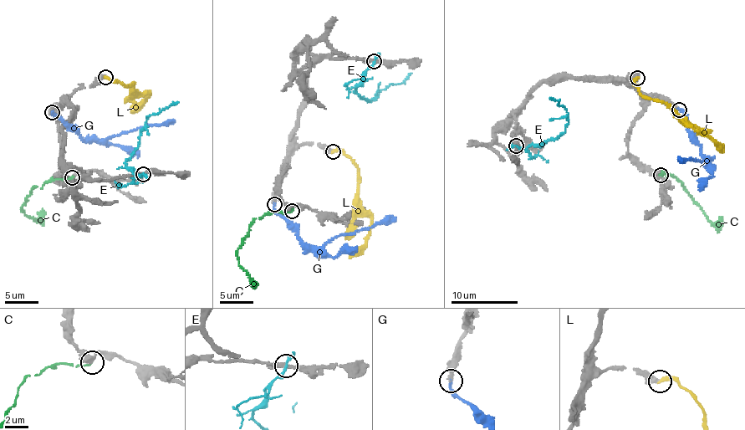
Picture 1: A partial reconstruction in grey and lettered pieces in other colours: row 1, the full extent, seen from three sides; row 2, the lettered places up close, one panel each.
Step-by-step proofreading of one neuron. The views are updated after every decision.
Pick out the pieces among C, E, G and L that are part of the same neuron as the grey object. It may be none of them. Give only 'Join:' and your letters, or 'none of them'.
Join: G, L

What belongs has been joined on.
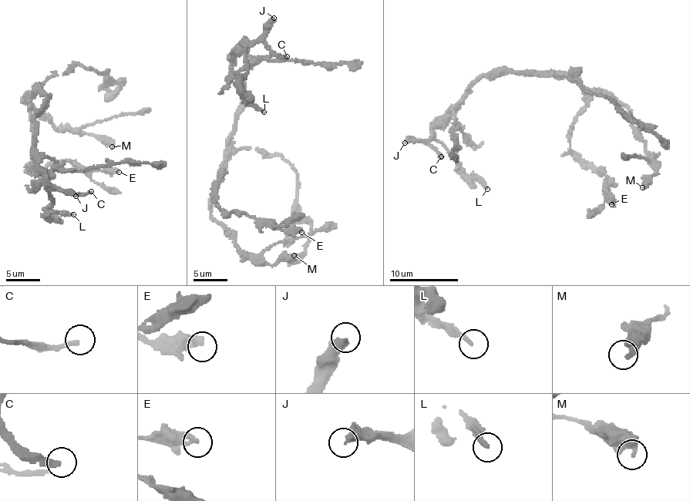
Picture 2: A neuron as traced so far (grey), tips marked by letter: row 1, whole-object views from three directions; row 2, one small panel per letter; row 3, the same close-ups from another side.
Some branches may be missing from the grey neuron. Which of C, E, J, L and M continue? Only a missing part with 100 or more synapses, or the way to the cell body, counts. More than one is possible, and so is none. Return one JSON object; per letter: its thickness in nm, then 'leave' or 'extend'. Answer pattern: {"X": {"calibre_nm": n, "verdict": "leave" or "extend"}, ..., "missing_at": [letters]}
{"C": {"calibre_nm": 240, "verdict": "extend"}, "E": {"calibre_nm": 280, "verdict": "leave"}, "J": {"calibre_nm": 440, "verdict": "leave"}, "L": {"calibre_nm": 200, "verdict": "leave"}, "M": {"calibre_nm": 320, "verdict": "leave"}, "missing_at": ["C"]}

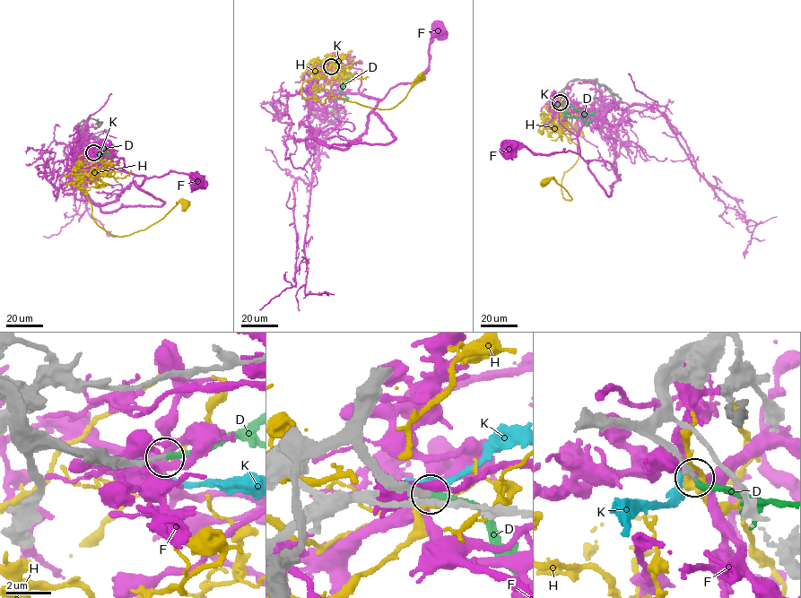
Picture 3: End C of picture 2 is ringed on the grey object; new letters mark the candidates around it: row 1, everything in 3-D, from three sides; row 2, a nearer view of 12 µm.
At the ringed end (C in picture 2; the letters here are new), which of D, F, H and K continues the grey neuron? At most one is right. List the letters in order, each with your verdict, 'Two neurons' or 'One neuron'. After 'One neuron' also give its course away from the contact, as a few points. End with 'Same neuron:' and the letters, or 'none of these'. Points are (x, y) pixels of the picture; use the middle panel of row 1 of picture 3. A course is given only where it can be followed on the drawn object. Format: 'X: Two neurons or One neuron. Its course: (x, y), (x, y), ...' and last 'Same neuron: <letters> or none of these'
D: One neuron. Its course: (331, 66), (351, 74), (340, 90), (332, 96)
F: Two neurons
H: Two neurons
K: Two neurons
Same neuron: D

